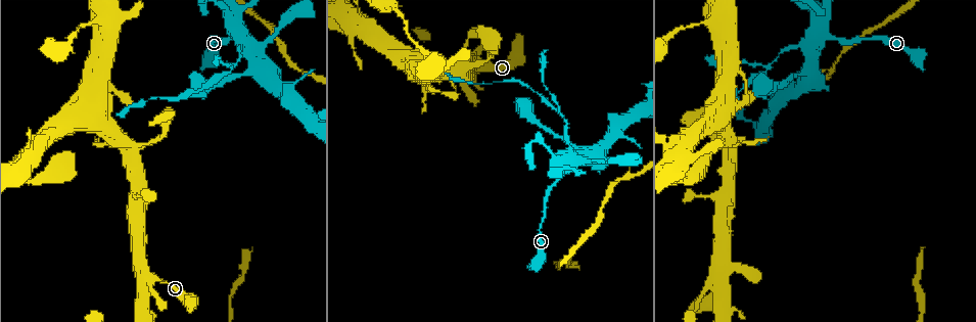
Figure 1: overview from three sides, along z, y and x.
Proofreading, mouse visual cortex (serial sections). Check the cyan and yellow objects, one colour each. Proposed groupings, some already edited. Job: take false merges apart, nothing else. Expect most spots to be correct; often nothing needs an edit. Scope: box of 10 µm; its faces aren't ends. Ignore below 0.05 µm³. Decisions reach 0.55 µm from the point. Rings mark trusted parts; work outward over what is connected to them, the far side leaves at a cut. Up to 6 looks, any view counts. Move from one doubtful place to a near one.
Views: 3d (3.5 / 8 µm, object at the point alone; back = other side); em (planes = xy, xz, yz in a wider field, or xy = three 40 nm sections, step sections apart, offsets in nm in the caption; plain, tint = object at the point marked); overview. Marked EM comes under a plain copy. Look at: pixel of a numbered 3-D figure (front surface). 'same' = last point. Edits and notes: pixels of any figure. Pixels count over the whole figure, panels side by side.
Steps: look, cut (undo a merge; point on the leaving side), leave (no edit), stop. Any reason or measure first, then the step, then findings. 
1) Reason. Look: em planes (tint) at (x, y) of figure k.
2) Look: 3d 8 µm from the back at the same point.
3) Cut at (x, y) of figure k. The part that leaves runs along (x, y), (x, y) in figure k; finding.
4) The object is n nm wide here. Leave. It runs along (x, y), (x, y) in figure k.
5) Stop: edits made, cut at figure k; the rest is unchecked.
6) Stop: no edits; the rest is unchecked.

Abrupt turn. Look: 3d 3.5 µm at (566, 164) of figure 1.

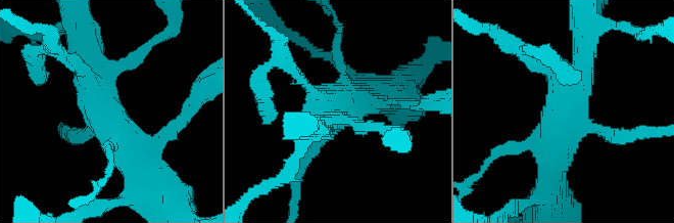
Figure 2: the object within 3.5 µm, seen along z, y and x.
Look: em xy step 2 (tint) at (110, 126) of figure 2.

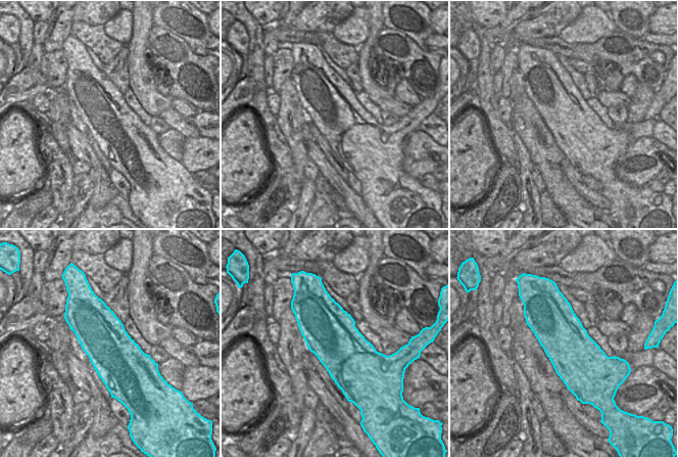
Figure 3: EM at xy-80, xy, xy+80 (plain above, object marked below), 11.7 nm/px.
Leave. It runs along (302, 165), (343, 94), (369, 97) in figure 2; all the same cell.

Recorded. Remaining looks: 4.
Calibre changes. Look: 3d 3.5 µm at (427, 53) of figure 1.

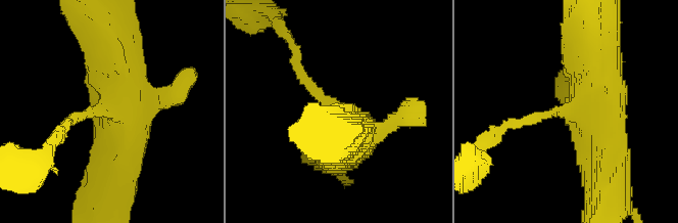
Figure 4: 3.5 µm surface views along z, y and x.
Now the EM. Look: em xy step 2 (tint) at (115, 112) of figure 4.

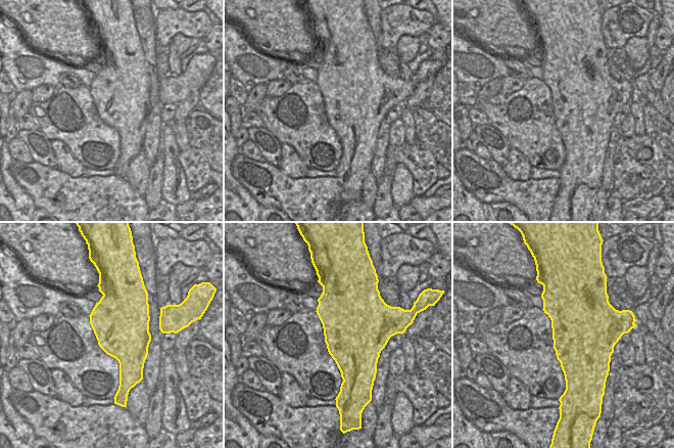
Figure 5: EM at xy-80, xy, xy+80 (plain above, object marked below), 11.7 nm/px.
Leave. Continuous, no second cell.

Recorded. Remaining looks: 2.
Thin neck. Look: 3d 8 µm at (676, 164) of figure 1.

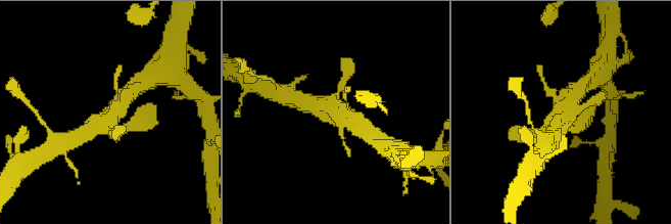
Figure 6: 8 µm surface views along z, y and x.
Look: em xy step 2 (tint) at the same point.

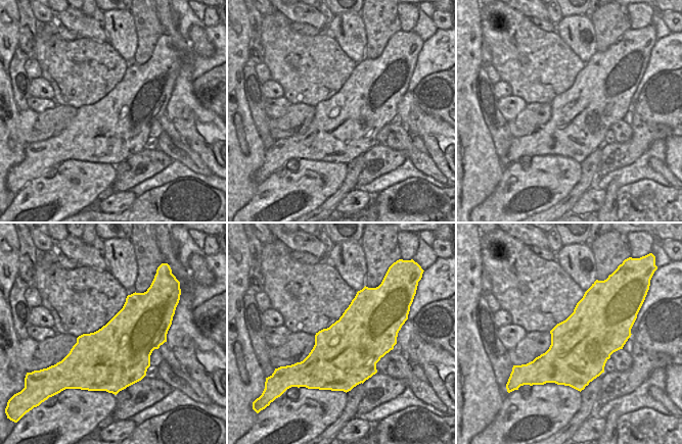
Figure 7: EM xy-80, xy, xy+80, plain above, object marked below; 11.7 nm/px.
Leave. It runs along (136, 88), (110, 116), (121, 130) in figure 6; all the same cell.

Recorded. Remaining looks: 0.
Stop: no edits; the rest is unchecked.

